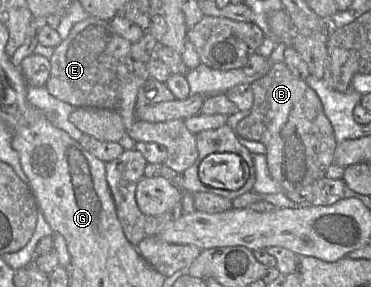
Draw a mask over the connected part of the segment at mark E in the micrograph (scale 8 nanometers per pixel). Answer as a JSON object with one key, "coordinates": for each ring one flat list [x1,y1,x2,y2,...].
{"coordinates":[[88,17,75,24,68,37,55,48,49,59,51,72,45,86,52,96,75,108,118,112,128,134,136,121,138,91,149,78,146,64,132,58,131,48,132,43,118,35,109,21]]}

